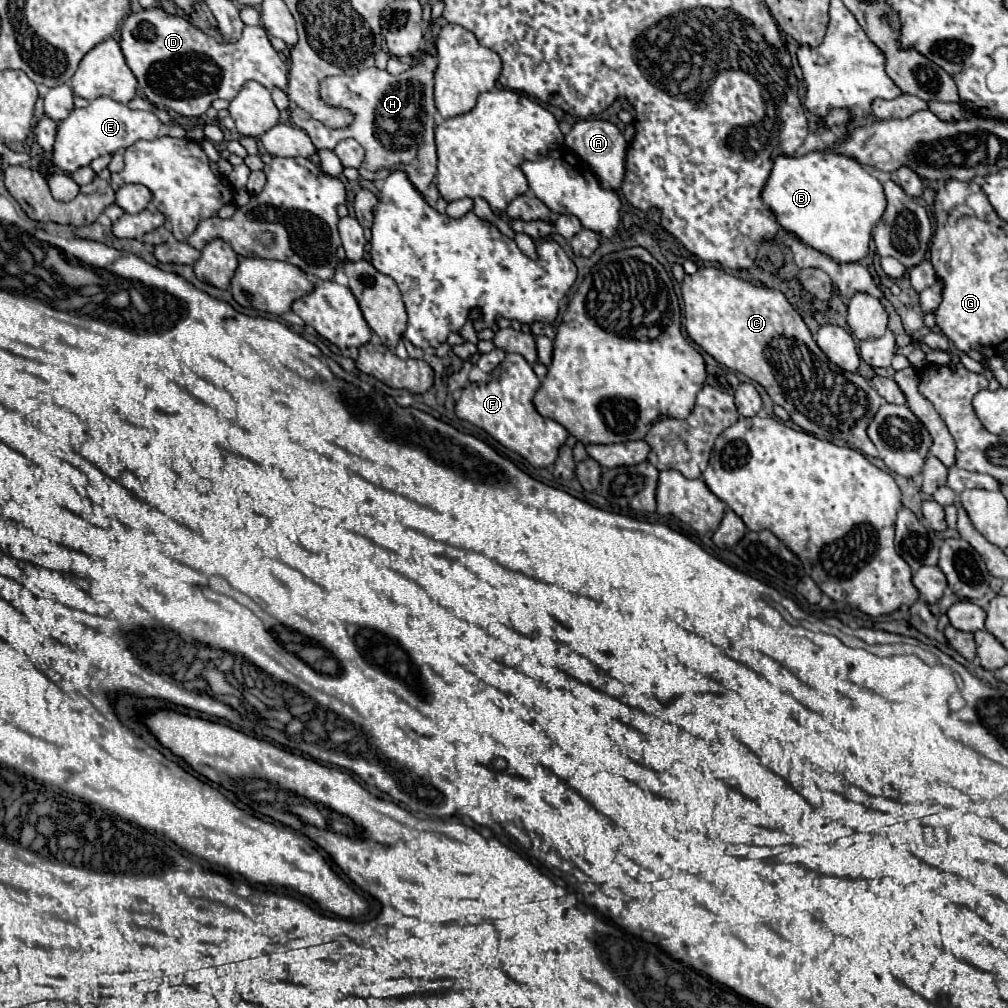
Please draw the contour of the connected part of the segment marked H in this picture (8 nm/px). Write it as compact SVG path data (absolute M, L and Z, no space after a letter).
M425 52L415 68L409 68L397 76L379 68L365 68L353 76L327 76L321 82L321 100L333 108L347 108L353 114L353 122L345 128L327 128L323 122L315 120L307 110L295 106L291 110L291 120L295 126L305 130L313 140L315 148L335 148L343 138L353 138L365 148L363 164L357 168L365 180L383 180L389 172L403 170L415 190L425 194L437 172L435 154L435 70L437 54Z

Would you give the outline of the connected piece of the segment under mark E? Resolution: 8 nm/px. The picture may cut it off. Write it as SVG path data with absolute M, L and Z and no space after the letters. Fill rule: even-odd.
M107 96L95 98L85 108L75 108L65 120L57 122L57 136L51 152L51 160L63 172L73 172L81 166L87 166L91 160L123 150L137 140L155 140L161 130L161 120L155 112L131 110L121 102L115 102Z

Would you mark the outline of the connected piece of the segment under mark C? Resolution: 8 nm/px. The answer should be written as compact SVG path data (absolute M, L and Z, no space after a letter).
M699 268L693 276L685 276L681 294L687 334L707 354L729 370L759 382L805 432L821 440L843 440L867 456L877 456L865 430L883 398L863 376L841 370L823 354L783 292L735 278L721 268Z

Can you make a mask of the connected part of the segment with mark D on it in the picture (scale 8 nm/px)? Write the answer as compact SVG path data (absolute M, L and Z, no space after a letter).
M147 8L141 12L131 12L123 20L119 44L121 44L123 56L129 64L129 68L133 70L135 78L139 80L139 88L143 90L147 100L157 108L161 106L167 110L175 110L177 114L183 114L183 116L205 114L205 110L211 106L211 102L215 98L233 100L237 96L237 92L241 90L241 86L249 80L255 80L269 90L271 88L279 88L279 90L287 88L287 64L279 58L279 52L271 46L267 32L261 26L247 26L243 32L243 38L235 44L225 44L225 42L219 44L211 36L197 30L189 22L189 18L185 20L183 16L169 16L161 8Z

